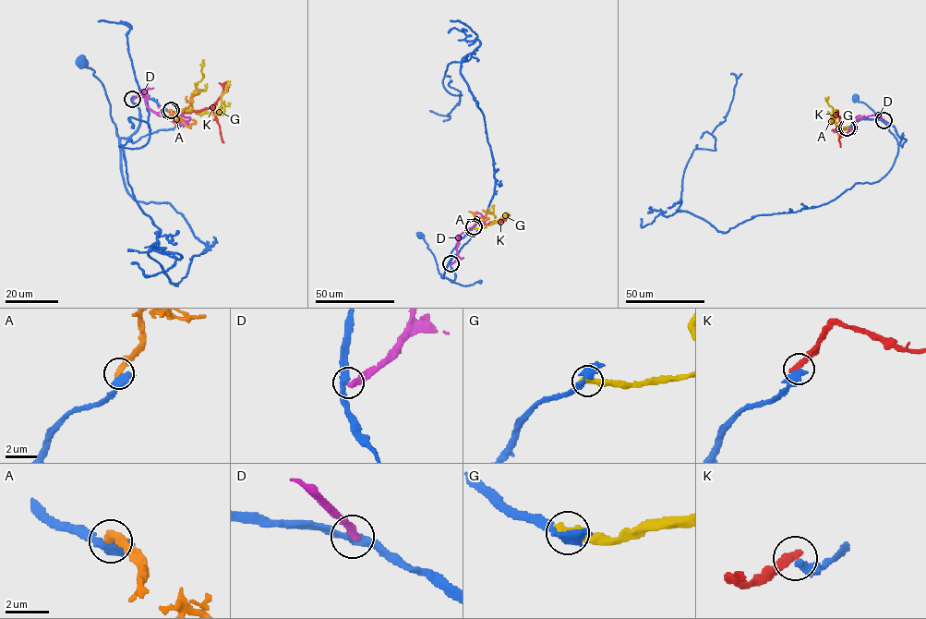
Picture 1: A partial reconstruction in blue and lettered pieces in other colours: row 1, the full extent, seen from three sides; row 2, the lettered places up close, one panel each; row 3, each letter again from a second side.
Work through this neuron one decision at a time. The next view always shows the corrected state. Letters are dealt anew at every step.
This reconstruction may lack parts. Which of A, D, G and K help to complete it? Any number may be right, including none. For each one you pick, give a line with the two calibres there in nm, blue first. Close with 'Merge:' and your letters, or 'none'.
Merge: none

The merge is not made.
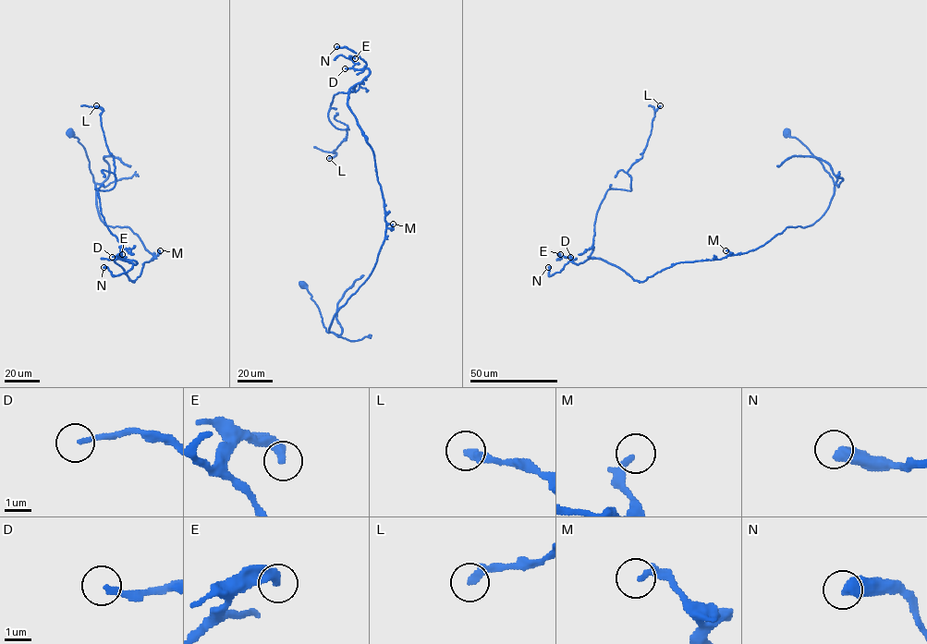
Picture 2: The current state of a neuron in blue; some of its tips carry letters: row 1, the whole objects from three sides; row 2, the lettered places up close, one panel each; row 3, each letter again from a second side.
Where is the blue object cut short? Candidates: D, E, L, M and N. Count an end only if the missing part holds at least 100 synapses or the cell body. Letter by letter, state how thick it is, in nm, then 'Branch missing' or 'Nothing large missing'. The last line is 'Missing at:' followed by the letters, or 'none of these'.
D: Thickness 170 nm. Branch missing
E: Thickness 400 nm. Nothing large missing
L: Thickness 320 nm. Nothing large missing
M: Thickness 160 nm. Nothing large missing
N: Thickness 550 nm. Branch missing
Missing at: D, N

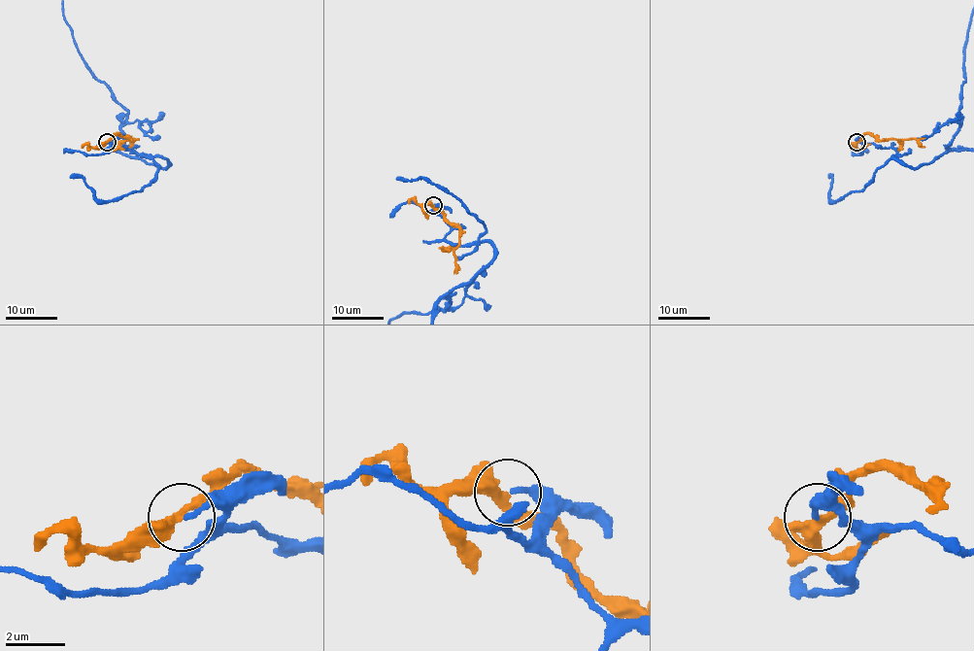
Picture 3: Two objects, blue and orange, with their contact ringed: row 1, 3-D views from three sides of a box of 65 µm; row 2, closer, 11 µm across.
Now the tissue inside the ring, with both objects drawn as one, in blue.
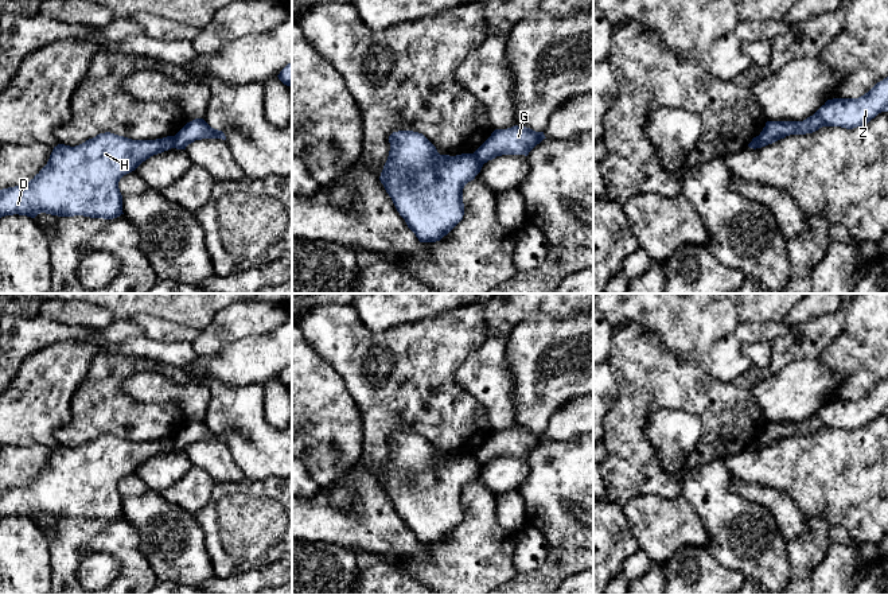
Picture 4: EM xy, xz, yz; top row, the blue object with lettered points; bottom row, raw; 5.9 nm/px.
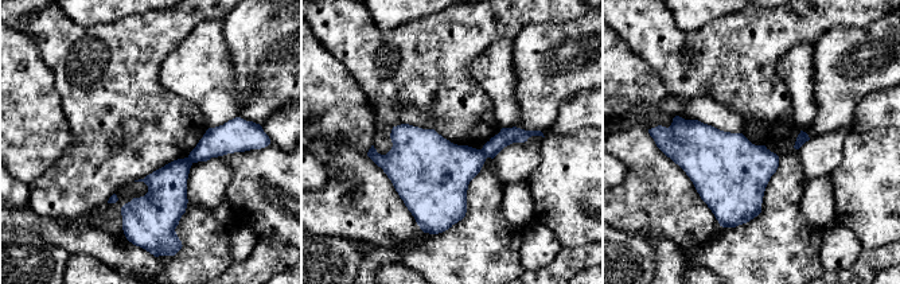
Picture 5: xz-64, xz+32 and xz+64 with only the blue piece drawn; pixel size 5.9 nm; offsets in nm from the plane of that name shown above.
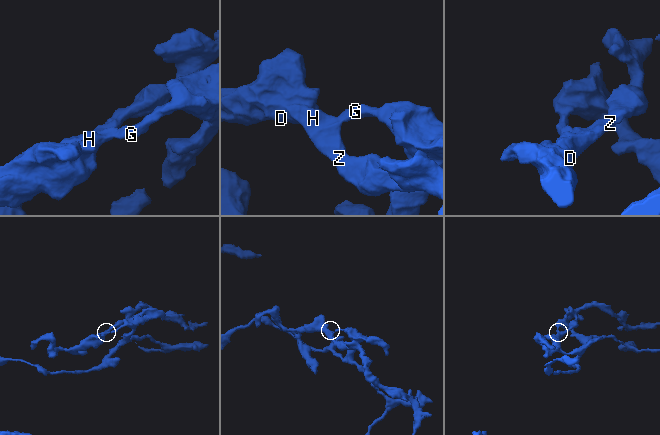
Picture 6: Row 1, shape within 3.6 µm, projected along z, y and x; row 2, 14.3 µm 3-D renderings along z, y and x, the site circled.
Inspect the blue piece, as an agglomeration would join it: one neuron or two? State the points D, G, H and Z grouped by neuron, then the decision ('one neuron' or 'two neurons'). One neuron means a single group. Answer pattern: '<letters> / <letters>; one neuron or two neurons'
D H Z / G; two neurons

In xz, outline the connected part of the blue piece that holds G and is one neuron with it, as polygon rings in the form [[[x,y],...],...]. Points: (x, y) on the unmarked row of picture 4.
[[[514,427],[507,431],[495,431],[474,456],[482,466],[502,456],[527,458],[544,440],[546,440],[544,433],[526,428]]]

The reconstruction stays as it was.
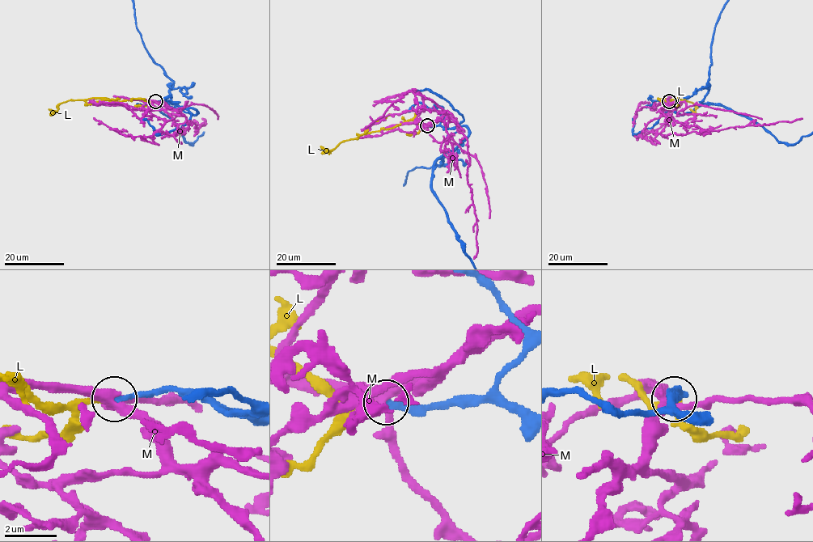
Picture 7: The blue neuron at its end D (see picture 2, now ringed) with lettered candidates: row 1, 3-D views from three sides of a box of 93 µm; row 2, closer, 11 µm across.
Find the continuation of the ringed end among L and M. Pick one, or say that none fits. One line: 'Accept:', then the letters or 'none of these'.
Accept: L

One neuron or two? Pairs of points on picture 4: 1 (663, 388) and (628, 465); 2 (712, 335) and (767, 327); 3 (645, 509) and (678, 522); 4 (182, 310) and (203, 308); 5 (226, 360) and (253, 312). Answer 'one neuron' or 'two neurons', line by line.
1: one neuron
2: two neurons
3: one neuron
4: one neuron
5: two neurons

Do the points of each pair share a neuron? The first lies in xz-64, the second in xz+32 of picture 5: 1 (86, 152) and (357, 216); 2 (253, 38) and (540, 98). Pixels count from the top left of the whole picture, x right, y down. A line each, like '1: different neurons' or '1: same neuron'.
1: different neurons
2: same neuron

